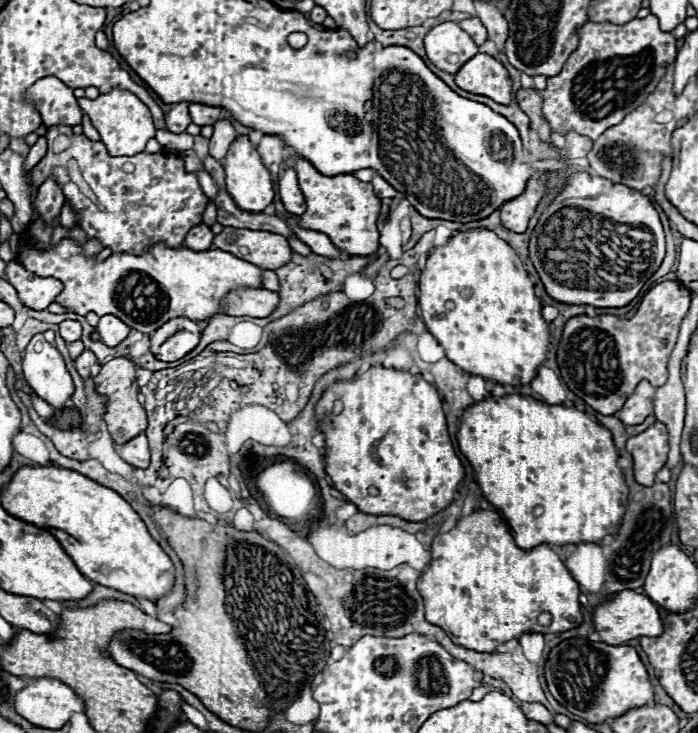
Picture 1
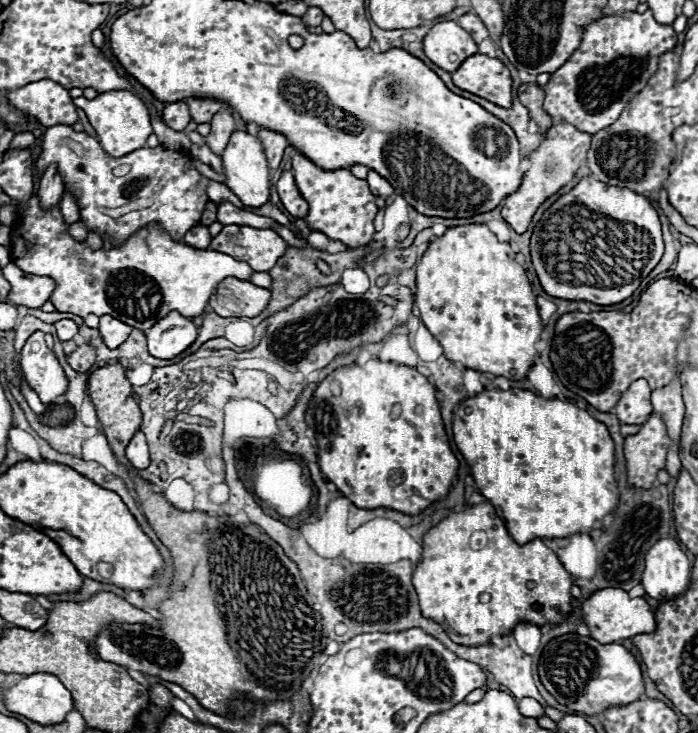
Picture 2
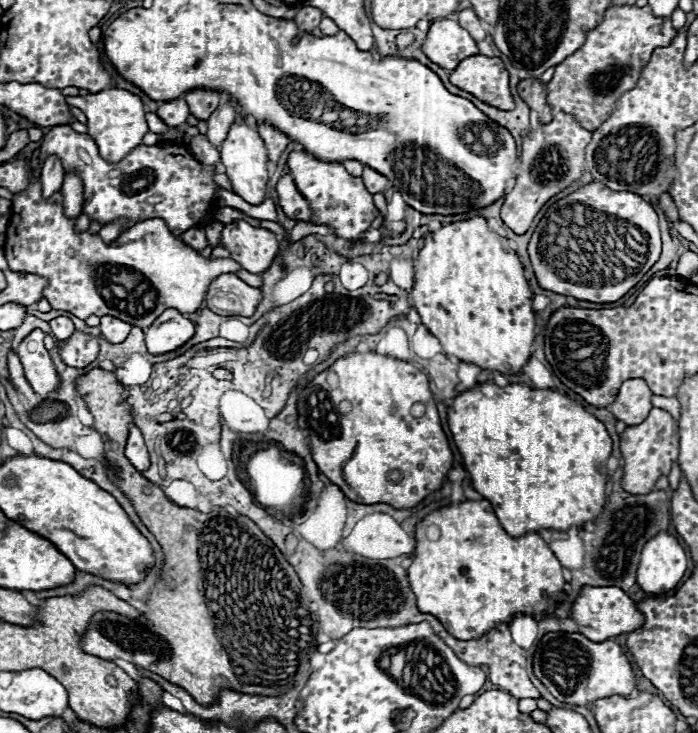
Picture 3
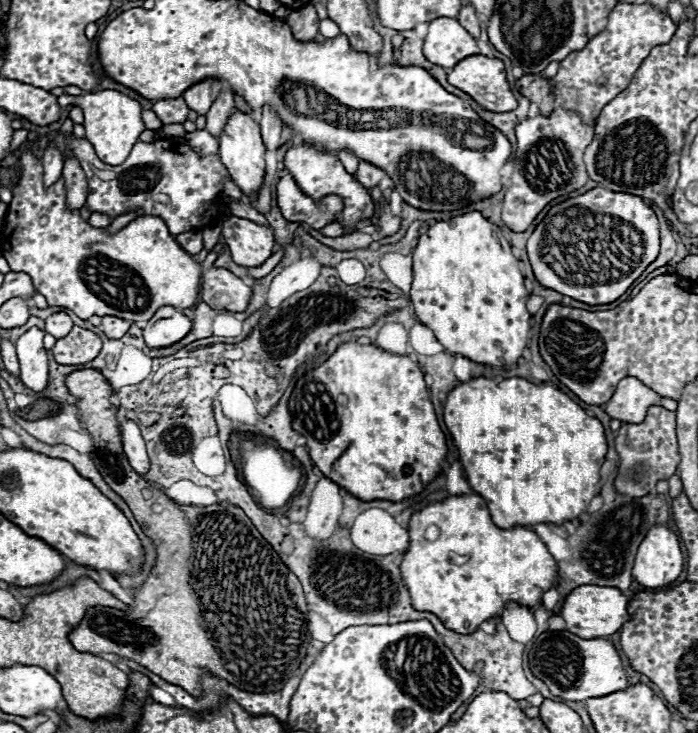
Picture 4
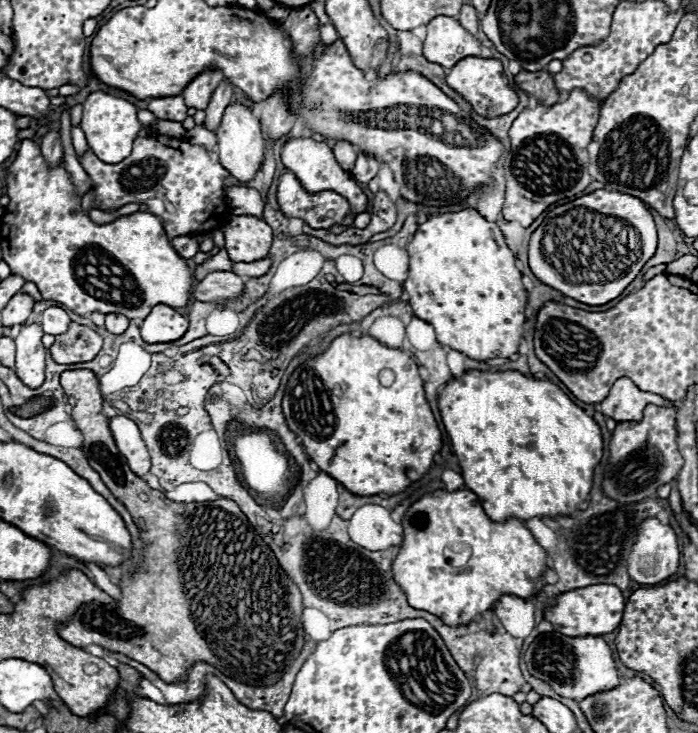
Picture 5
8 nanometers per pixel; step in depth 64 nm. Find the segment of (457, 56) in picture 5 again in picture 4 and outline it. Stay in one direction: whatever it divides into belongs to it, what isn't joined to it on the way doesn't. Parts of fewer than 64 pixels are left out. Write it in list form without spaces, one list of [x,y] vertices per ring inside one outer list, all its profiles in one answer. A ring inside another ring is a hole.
[[[436,18],[430,22],[424,56],[432,64],[454,68],[460,60],[474,54],[478,54],[476,40],[454,18]]]

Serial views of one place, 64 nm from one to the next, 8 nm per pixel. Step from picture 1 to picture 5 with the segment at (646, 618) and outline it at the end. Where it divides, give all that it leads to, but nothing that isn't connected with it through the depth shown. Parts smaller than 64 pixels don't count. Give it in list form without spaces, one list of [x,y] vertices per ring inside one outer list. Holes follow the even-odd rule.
[[[594,584],[586,588],[576,588],[566,594],[560,594],[556,598],[556,606],[550,606],[544,610],[544,620],[550,620],[556,624],[556,630],[568,636],[604,636],[614,632],[624,614],[624,596],[622,592],[612,584]]]

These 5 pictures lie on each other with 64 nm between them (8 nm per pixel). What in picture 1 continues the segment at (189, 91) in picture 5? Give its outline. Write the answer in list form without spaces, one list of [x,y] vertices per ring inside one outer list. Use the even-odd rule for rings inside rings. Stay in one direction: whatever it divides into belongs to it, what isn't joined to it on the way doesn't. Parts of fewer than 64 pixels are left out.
[[[190,104],[190,116],[192,122],[198,126],[212,126],[218,122],[222,114],[222,108],[214,108],[214,106],[206,106],[206,104]]]

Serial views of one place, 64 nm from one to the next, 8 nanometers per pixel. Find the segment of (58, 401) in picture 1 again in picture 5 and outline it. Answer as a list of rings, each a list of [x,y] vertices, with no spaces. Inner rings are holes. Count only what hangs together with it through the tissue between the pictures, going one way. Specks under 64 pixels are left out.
[[[38,324],[22,326],[16,338],[16,374],[28,388],[44,384],[46,348],[42,346],[42,328]]]

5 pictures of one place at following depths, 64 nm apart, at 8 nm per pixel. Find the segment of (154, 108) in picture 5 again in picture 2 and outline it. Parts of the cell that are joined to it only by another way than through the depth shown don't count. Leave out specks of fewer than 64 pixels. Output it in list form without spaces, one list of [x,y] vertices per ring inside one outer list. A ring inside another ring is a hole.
[[[174,102],[174,104],[168,104],[162,112],[162,120],[166,126],[170,126],[172,130],[176,132],[182,132],[188,122],[190,122],[190,112],[188,112],[188,106],[186,102]]]

